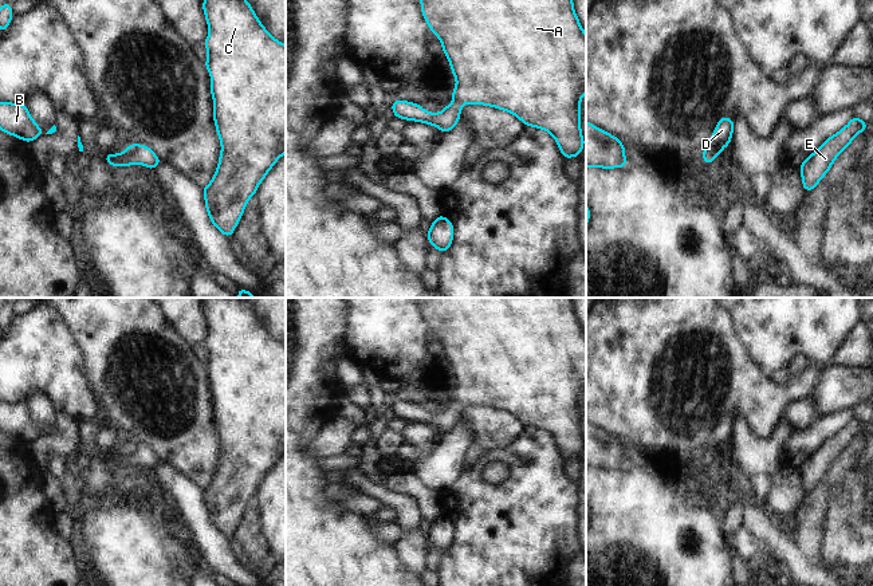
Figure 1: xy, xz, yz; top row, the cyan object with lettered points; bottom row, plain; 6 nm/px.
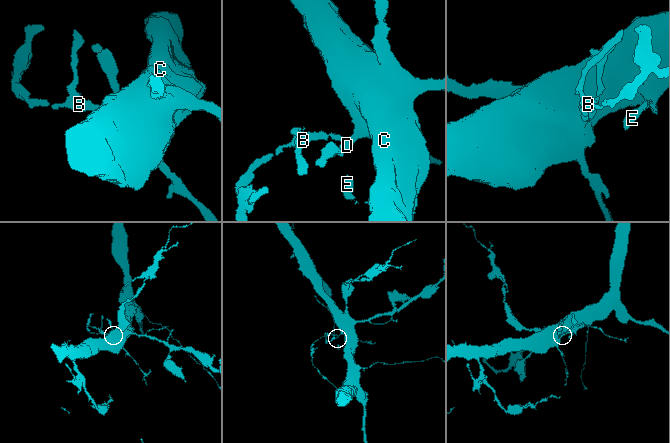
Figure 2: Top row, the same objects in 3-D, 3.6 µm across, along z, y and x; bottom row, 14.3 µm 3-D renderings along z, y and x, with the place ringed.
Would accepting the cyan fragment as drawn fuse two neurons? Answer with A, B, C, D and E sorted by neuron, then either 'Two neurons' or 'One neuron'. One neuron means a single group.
Groups: A B C D E. One neuron.

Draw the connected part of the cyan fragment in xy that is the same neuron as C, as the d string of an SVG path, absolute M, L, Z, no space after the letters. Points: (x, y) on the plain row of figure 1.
M207 298L202 302L209 337L205 369L211 373L213 420L221 443L219 467L213 480L202 489L211 523L231 538L248 500L275 463L286 453L286 346L274 339L244 298Z

